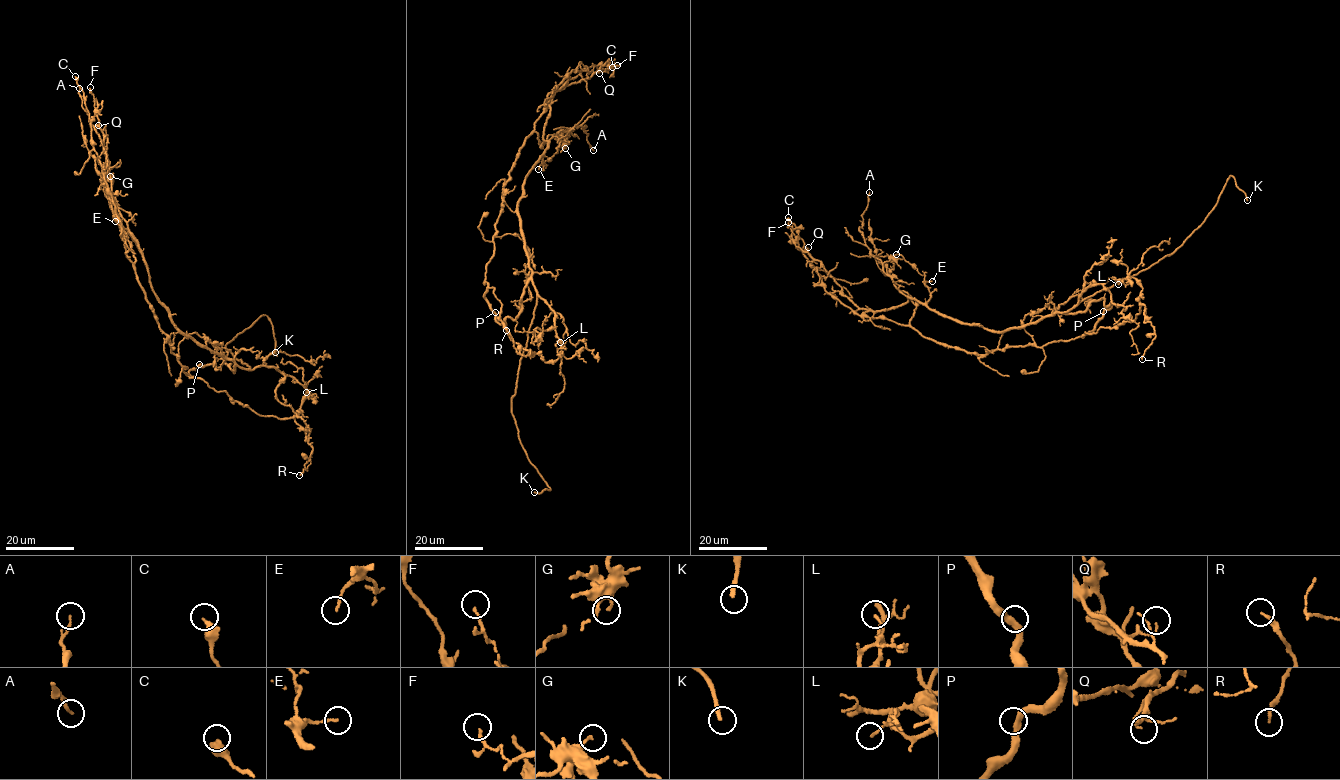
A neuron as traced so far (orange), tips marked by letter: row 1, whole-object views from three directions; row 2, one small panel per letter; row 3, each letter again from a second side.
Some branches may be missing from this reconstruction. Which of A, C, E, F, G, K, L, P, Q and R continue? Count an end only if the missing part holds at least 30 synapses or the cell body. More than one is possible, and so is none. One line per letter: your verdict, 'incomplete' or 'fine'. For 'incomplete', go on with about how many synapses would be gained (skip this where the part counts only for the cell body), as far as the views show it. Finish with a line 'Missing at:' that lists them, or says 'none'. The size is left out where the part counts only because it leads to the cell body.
A: fine
C: fine
E: fine
F: fine
G: fine
K: incomplete
L: fine
P: fine
Q: fine
R: fine
Missing at: K

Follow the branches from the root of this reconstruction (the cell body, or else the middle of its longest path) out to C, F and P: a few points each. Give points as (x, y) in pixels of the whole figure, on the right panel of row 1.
C: (1004, 330), (960, 324), (908, 298), (873, 311), (838, 291), (828, 293), (788, 217)
F: (1004, 330), (960, 324), (908, 298), (885, 310), (862, 309), (844, 295), (821, 262), (795, 245), (788, 222)
P: (1004, 330), (1059, 312), (1081, 312), (1090, 303), (1102, 298), (1105, 306), (1112, 302), (1103, 311)

